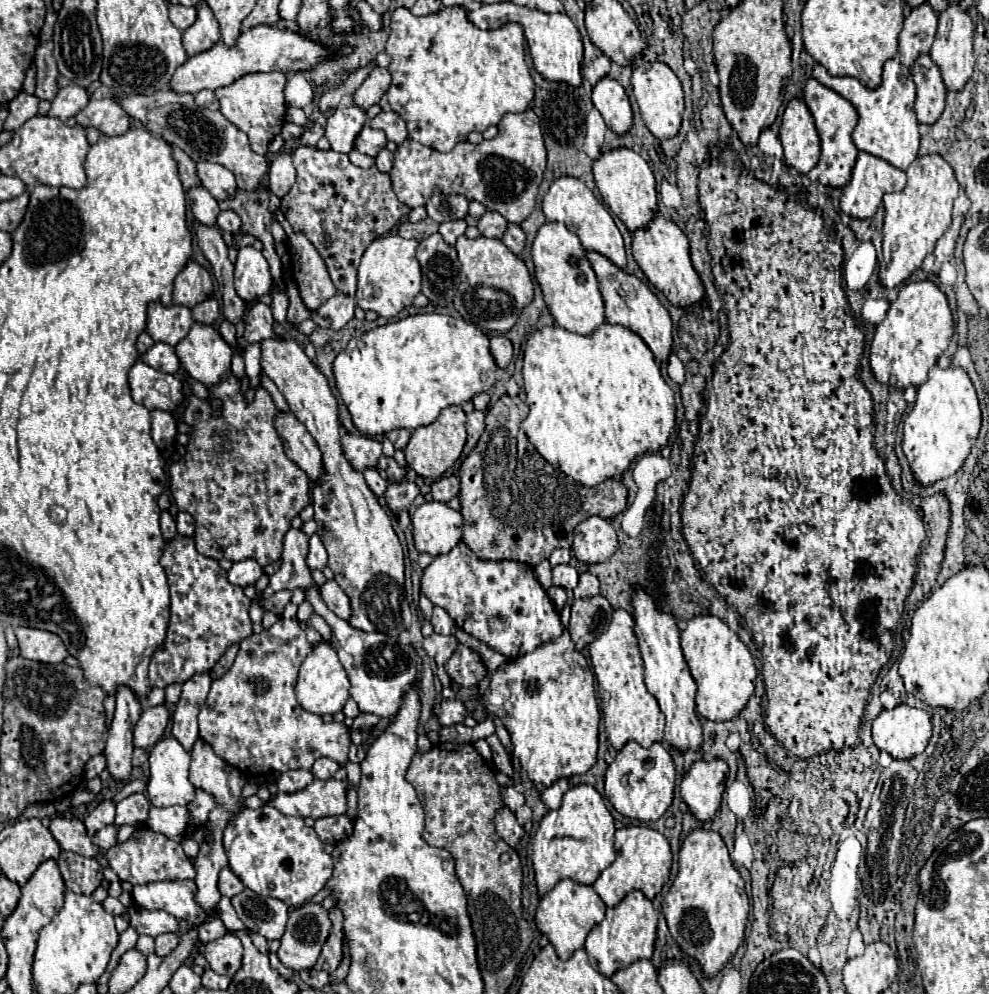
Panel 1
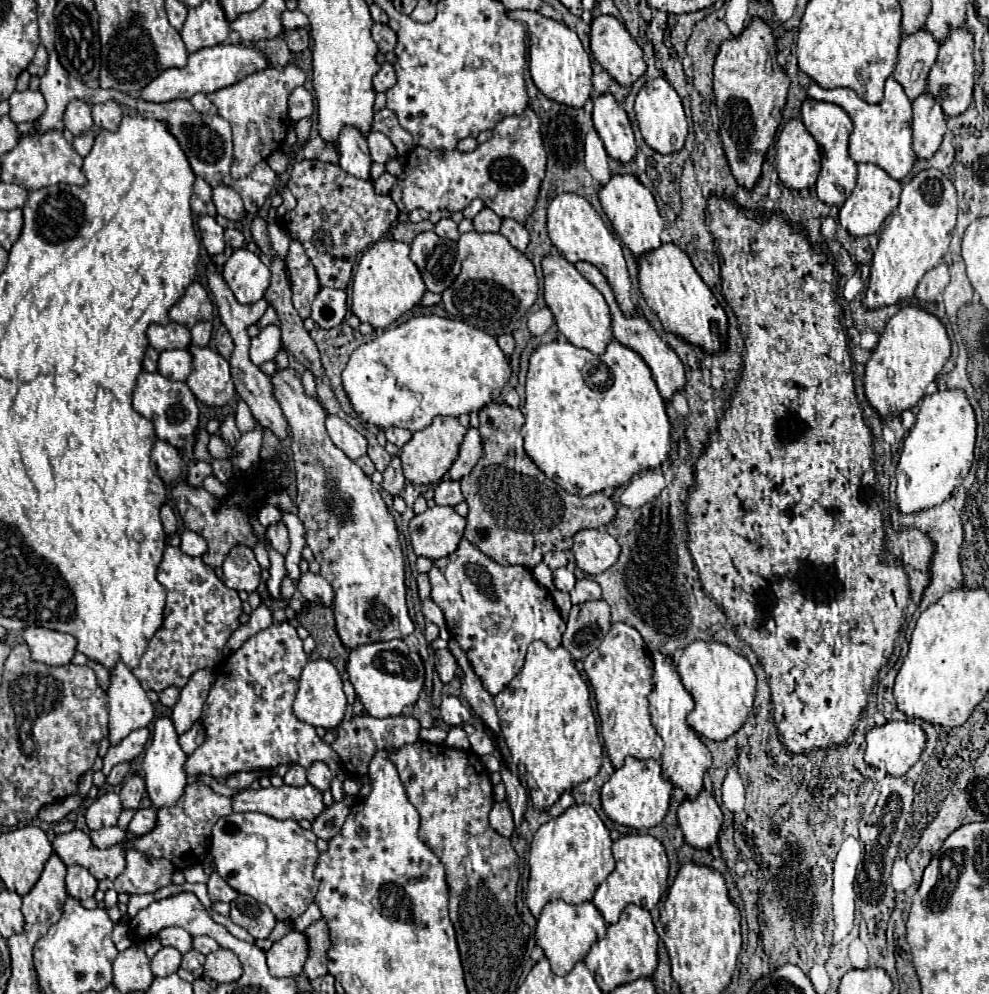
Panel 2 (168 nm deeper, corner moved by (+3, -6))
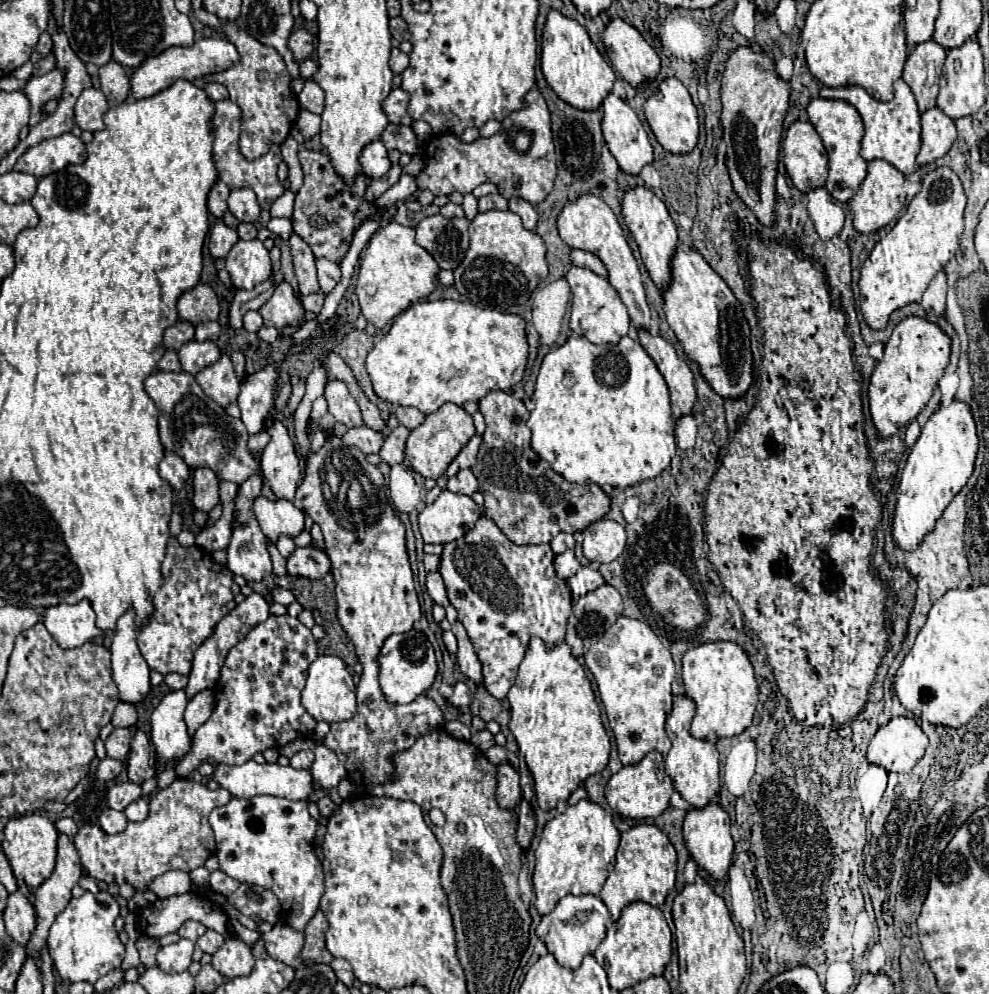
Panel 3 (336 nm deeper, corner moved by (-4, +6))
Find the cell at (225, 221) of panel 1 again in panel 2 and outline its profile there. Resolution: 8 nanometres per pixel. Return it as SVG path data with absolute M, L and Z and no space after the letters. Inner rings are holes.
M225 229L225 241L231 249L241 249L245 245L245 237L237 229Z

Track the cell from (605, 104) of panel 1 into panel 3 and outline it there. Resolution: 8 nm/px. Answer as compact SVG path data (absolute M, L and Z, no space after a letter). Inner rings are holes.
M610 93L604 103L602 103L602 109L604 109L604 119L602 119L602 133L604 133L604 139L606 139L606 145L608 149L612 151L612 155L616 157L618 165L622 171L626 173L640 173L640 169L652 161L652 145L650 145L650 139L638 119L638 115L634 113L634 109L620 97L616 97L614 93Z

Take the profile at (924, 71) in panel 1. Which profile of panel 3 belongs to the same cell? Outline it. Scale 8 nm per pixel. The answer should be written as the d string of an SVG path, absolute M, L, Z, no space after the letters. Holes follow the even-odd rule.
M930 107L922 113L922 147L916 157L918 165L930 163L942 157L956 141L954 121L940 109Z

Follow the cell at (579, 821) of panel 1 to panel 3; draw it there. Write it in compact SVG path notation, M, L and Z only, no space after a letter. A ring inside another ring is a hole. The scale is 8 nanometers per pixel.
M582 799L570 805L562 815L550 819L536 847L536 869L532 877L538 913L550 913L568 893L598 895L608 873L614 869L618 843L620 831L614 827L612 817L590 799Z

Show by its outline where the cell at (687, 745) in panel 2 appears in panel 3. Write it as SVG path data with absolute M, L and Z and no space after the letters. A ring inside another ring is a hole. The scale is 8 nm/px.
M674 693L674 707L666 717L666 733L672 741L672 749L666 755L666 773L674 781L676 791L690 803L690 807L704 807L716 799L720 781L718 781L718 749L706 739L696 739L690 735L690 721L694 717L696 703L686 693Z

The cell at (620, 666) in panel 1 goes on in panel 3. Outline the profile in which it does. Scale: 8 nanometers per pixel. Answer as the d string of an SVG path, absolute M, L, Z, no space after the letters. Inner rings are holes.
M618 617L602 639L588 649L584 659L598 683L620 761L624 765L638 763L652 749L666 755L672 745L664 731L664 721L672 709L672 684L676 669L670 651L660 643L654 631L644 621Z

